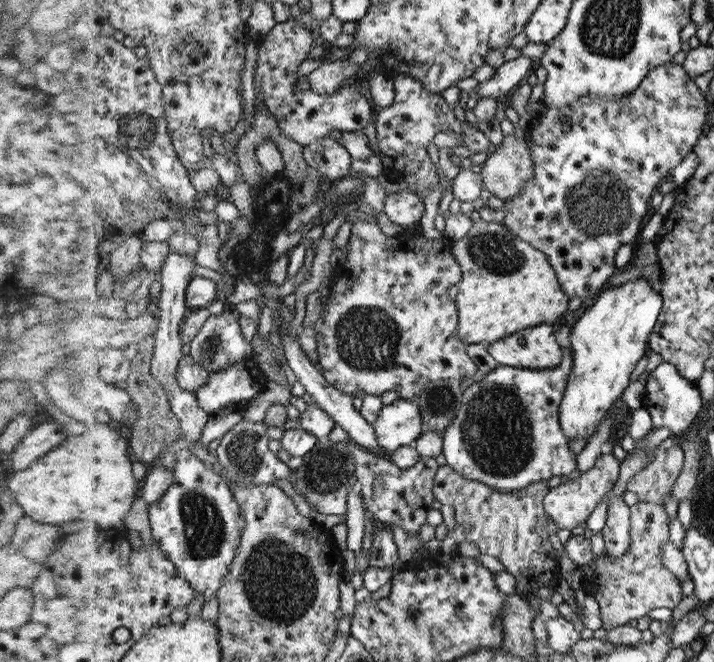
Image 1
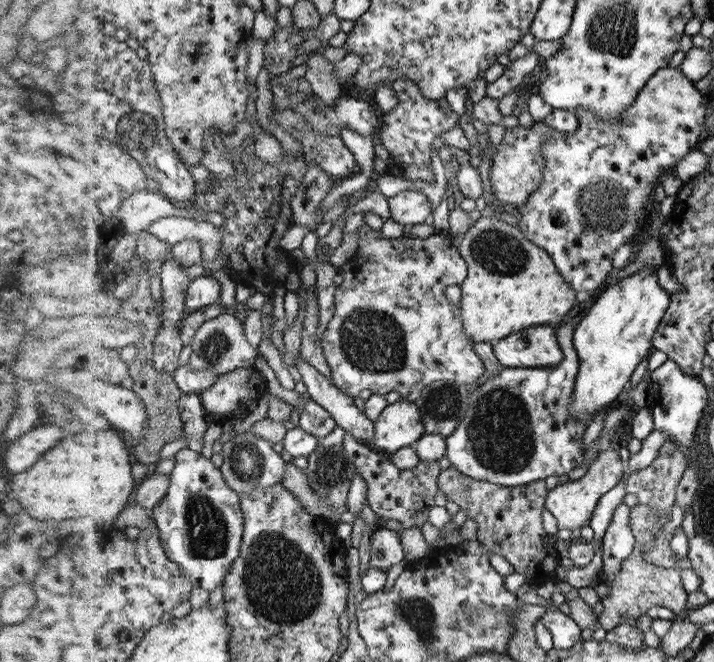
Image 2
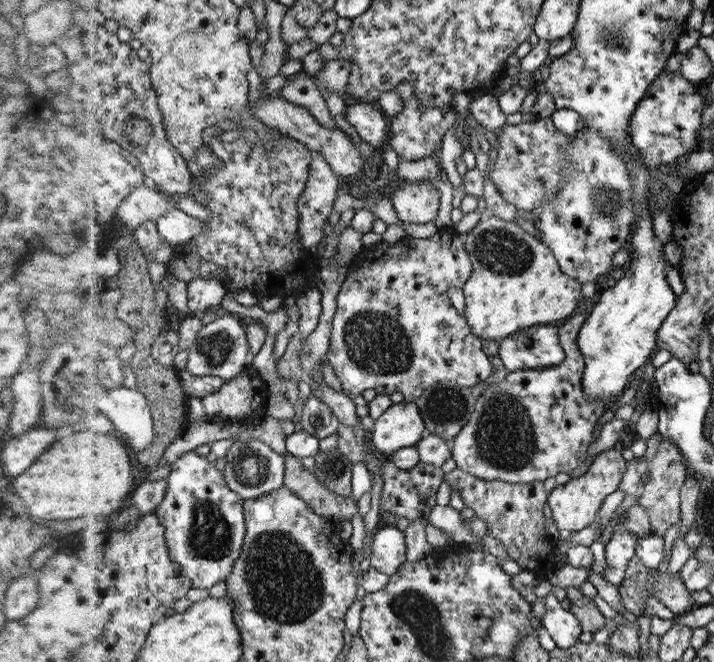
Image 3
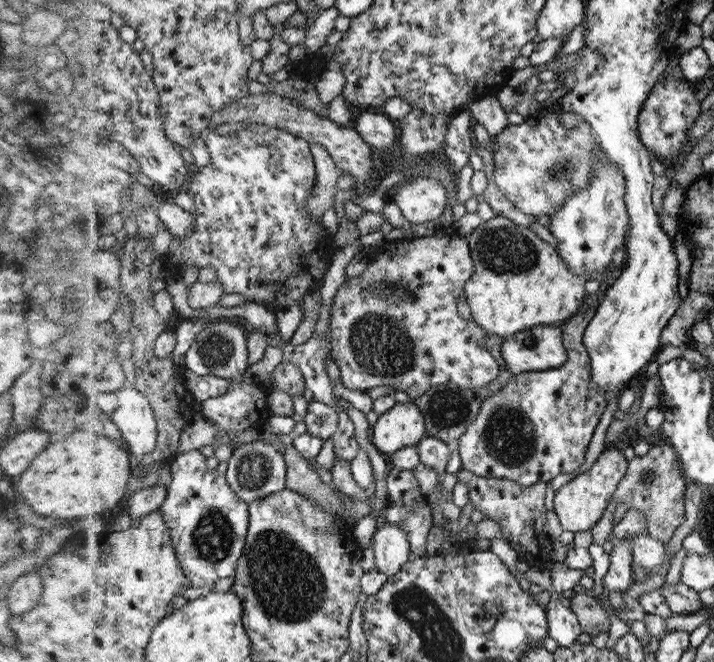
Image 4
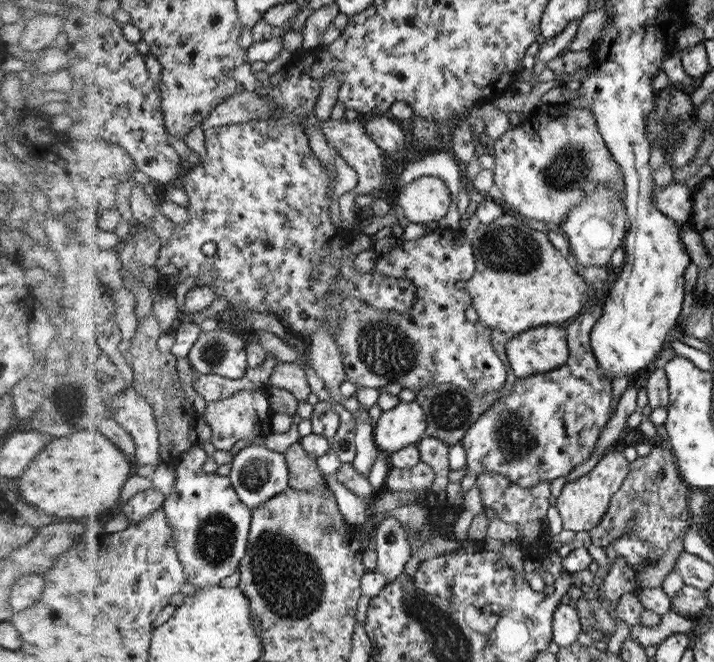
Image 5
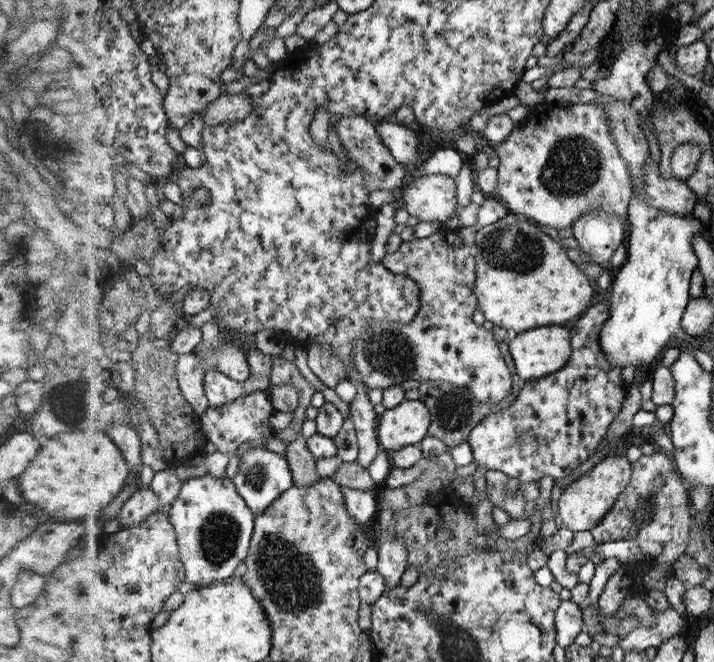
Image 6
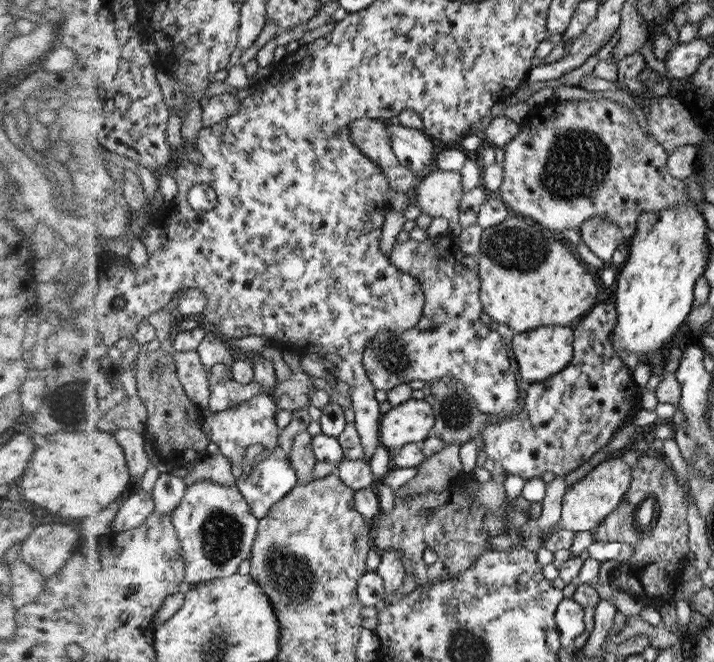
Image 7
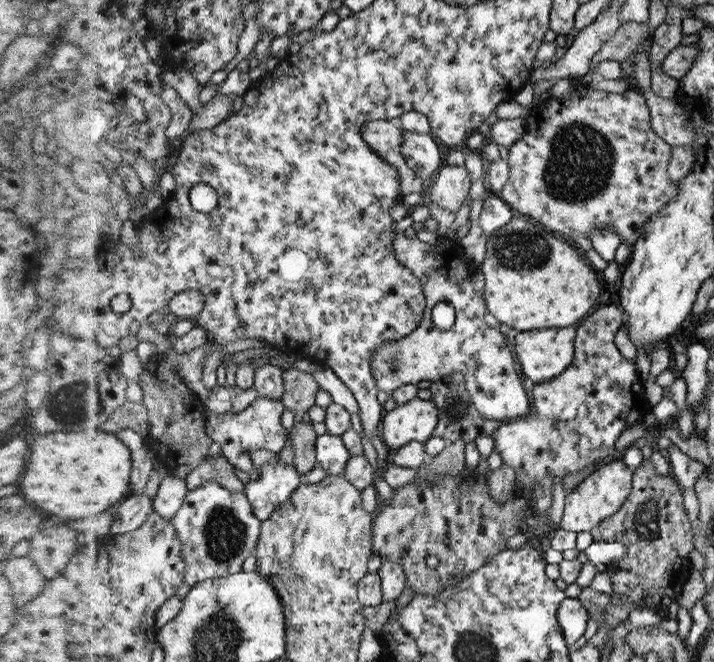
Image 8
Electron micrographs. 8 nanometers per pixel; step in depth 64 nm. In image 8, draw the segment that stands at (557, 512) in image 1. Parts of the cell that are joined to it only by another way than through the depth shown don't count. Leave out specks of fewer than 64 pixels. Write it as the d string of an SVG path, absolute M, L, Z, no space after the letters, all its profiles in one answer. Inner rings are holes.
M614 461L590 474L574 492L565 496L561 529L570 532L588 532L599 529L606 519L617 515L633 493L633 472L626 462Z

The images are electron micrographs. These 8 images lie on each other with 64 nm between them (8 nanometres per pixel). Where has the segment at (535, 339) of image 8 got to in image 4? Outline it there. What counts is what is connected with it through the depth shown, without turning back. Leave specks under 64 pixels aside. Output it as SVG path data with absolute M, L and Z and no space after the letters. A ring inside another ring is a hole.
M553 325L532 327L505 337L500 352L513 375L558 368L569 360L564 332Z

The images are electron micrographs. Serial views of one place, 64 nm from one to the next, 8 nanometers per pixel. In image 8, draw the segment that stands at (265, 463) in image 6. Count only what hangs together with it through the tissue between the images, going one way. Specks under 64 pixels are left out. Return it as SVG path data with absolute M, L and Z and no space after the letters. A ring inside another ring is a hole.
M270 460L262 467L262 477L247 484L246 495L250 497L257 516L265 522L293 498L304 482L305 478L296 466Z

